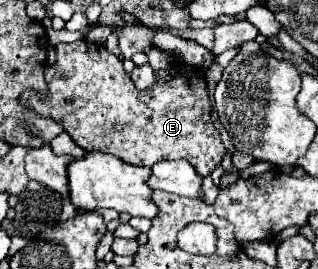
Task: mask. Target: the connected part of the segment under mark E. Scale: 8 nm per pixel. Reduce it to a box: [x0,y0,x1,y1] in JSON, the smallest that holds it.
[21,39,225,177]

